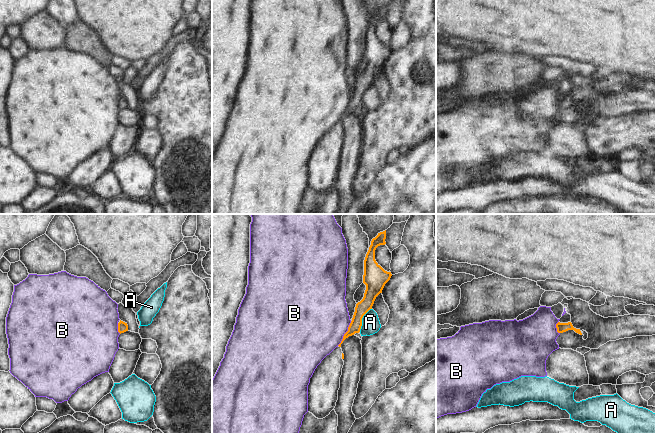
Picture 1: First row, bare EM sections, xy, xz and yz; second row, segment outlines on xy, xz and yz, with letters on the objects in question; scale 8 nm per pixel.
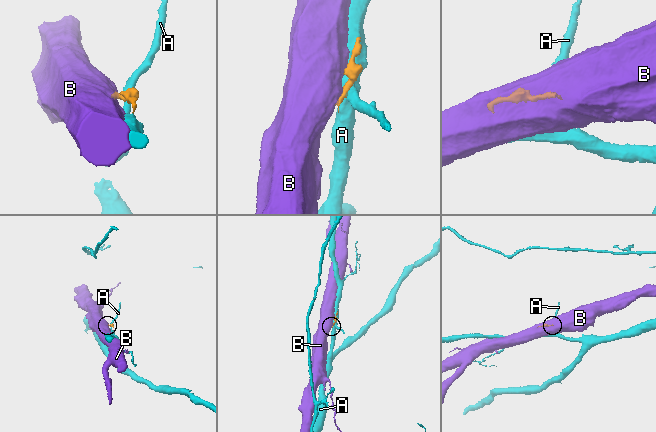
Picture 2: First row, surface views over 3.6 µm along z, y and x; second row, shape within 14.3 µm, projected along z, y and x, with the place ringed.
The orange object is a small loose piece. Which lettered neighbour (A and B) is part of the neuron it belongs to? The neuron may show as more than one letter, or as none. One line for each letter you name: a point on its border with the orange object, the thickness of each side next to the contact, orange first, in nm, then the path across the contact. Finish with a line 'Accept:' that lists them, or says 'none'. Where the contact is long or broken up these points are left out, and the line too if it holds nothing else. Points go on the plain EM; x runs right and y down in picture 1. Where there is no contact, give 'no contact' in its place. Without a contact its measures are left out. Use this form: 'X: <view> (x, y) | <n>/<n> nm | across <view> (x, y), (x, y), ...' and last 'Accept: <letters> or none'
Accept: none

